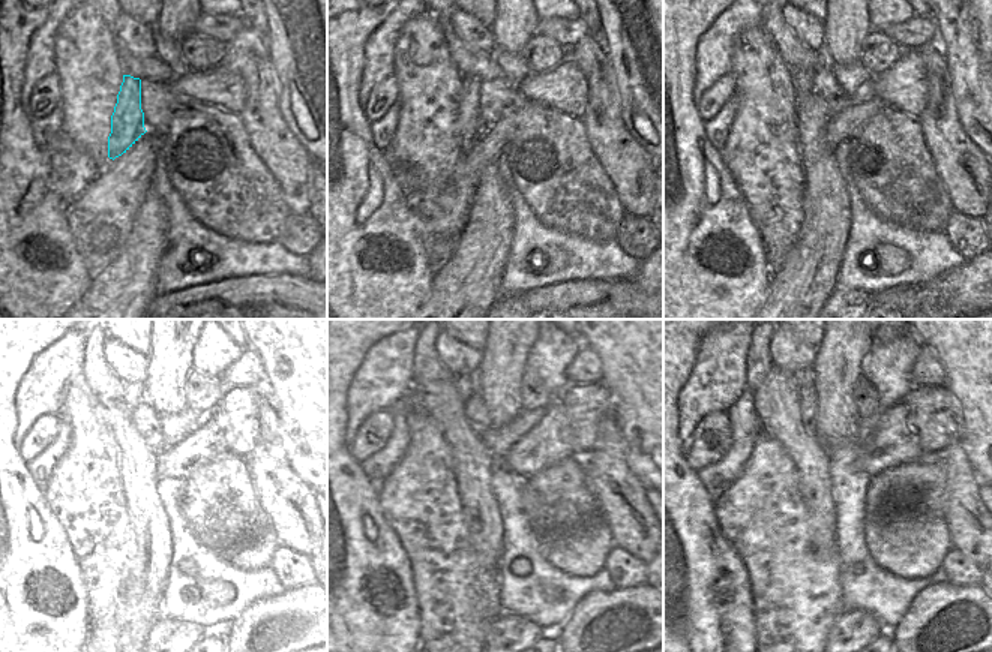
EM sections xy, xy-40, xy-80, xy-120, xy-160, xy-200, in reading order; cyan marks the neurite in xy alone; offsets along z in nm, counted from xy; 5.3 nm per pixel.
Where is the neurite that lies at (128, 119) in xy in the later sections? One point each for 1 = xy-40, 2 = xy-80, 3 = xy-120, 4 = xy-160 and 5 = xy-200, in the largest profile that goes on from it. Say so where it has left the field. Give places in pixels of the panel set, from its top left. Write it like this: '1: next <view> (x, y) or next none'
1: next xy-40 (468, 126)
2: next xy-80 (802, 78)
3: next xy-120 (132, 393)
4: next xy-160 (468, 384)
5: next xy-200 (802, 378)

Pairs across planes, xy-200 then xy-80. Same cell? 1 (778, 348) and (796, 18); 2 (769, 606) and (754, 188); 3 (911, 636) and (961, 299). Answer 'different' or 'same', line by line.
1: same
2: same
3: same

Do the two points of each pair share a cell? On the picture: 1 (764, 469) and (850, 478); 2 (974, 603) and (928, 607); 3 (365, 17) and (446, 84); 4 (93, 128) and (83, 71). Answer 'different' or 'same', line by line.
1: different
2: same
3: different
4: same

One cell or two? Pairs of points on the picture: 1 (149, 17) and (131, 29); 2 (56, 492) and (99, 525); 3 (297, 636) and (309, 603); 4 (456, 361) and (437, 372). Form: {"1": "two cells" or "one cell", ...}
{"1": "two cells", "2": "one cell", "3": "one cell", "4": "two cells"}

